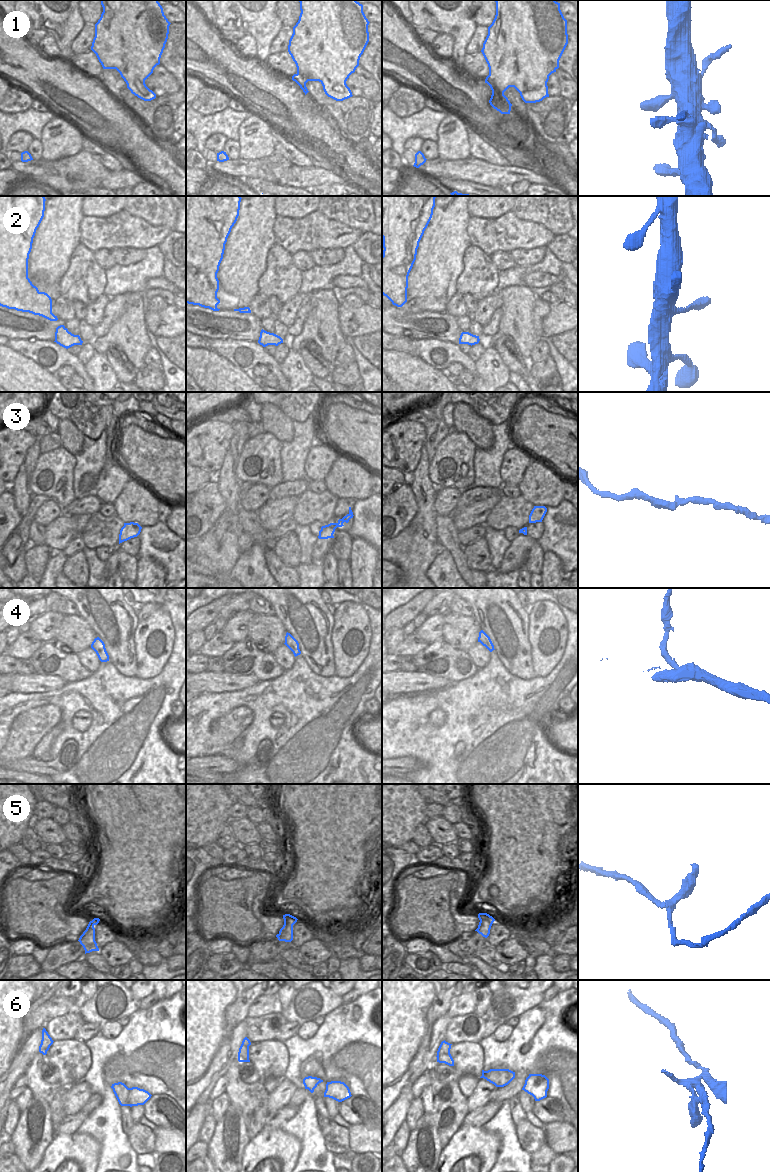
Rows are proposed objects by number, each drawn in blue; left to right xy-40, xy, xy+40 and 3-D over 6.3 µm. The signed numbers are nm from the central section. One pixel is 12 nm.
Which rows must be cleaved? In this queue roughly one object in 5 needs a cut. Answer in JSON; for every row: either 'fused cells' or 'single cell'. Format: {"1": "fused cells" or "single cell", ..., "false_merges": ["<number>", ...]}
{"1": "single cell", "2": "single cell", "3": "single cell", "4": "fused cells", "5": "single cell", "6": "fused cells", "false_merges": ["4", "6"]}

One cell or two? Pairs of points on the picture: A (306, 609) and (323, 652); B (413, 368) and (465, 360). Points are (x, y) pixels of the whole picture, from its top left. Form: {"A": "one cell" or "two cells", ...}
{"A": "one cell", "B": "two cells"}

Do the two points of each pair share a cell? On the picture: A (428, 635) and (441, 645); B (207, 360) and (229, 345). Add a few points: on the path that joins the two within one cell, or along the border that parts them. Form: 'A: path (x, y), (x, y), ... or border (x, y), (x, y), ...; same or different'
A: border (442, 637), (428, 643); different
B: border (209, 348), (225, 357), (236, 367); different

